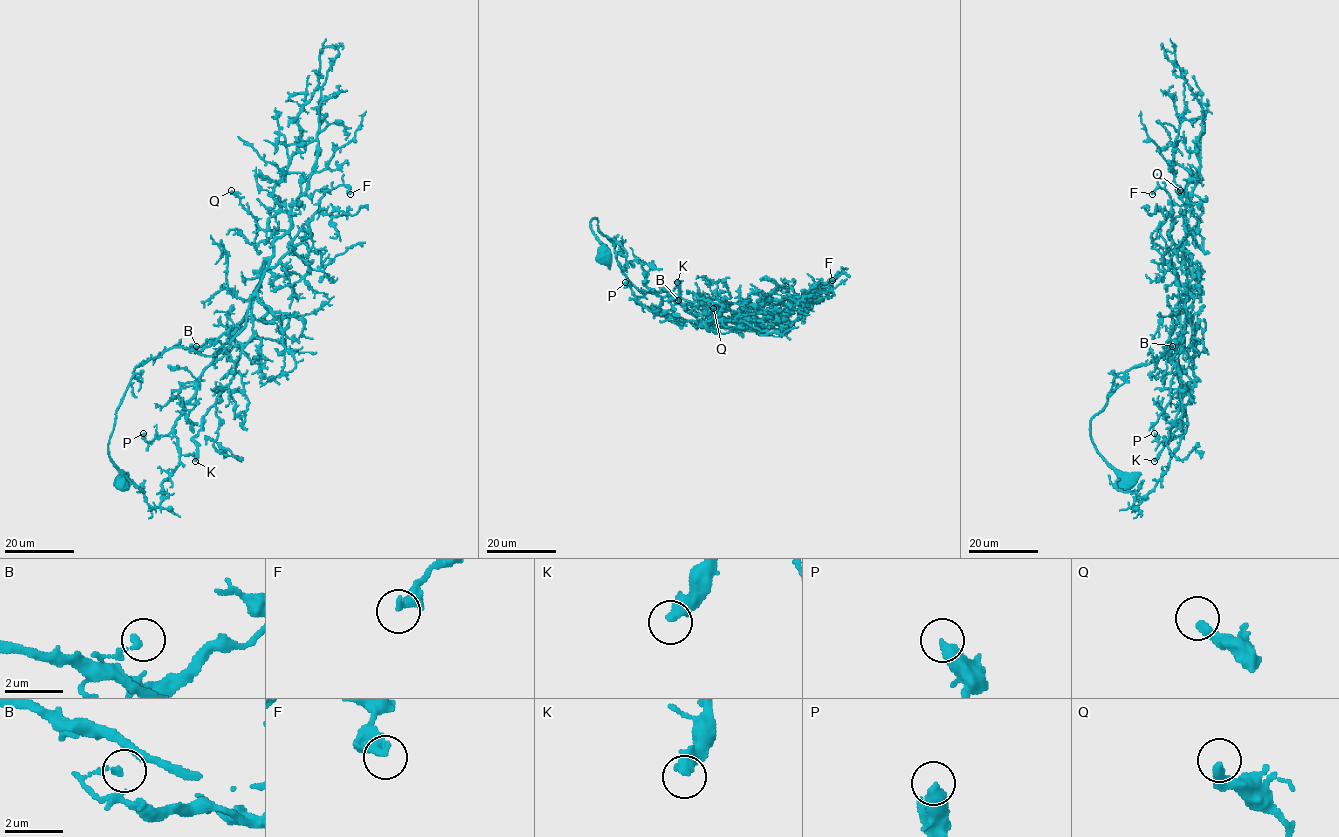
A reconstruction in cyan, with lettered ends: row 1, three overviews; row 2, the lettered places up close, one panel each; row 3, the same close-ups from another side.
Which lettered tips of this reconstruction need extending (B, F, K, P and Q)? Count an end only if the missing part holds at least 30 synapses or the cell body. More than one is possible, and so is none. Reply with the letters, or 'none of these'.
K

